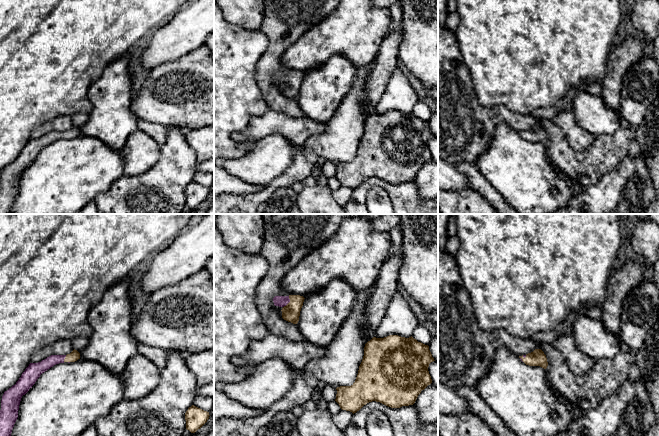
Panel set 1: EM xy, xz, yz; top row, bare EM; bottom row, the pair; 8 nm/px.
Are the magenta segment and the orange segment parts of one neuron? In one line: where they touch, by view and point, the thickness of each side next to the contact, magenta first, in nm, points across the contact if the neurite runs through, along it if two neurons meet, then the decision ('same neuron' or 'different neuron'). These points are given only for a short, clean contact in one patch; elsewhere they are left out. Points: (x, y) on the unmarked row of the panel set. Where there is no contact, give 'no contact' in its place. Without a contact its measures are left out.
contact xz (288, 78); calibres 90 and 140 nm; way xz (281, 77), (288, 78), (291, 88); same neuron

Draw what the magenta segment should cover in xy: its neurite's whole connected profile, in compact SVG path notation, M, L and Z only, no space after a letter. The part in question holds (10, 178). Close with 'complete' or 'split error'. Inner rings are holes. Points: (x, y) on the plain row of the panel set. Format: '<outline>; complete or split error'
M73 126L67 131L51 131L38 139L30 139L19 156L4 168L0 186L0 214L10 214L14 200L18 194L20 177L35 160L42 149L56 140L75 138L80 135L80 129Z; split error

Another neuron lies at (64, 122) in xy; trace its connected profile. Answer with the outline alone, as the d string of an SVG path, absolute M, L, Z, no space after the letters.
M61 115L45 122L37 127L30 136L30 139L38 139L51 131L67 131L73 127L71 116Z

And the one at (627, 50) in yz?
M626 34L617 37L606 63L606 75L601 82L601 97L612 110L619 110L622 80L627 70L636 63L644 53L644 41L638 34Z

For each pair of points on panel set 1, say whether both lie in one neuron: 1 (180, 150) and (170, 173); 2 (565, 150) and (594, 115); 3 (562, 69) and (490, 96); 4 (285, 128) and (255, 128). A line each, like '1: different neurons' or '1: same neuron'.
1: same neuron
2: different neurons
3: same neuron
4: same neuron

